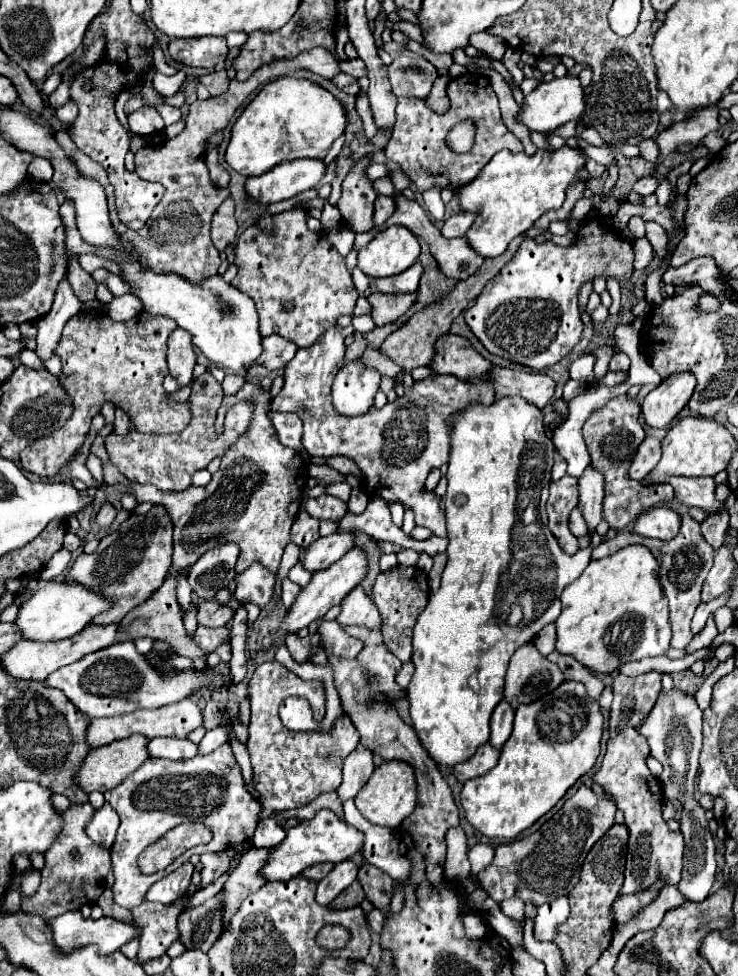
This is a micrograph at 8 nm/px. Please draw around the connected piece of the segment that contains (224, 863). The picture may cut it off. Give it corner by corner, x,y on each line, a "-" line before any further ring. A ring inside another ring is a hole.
239,843
235,845
233,849
227,849
225,853
217,855
217,853
207,853
207,855
201,855
201,863
203,863
203,879
201,879
201,885
209,885
213,881
219,879
221,873
225,873
229,869
229,861
235,853
239,853
243,847
249,849
249,843

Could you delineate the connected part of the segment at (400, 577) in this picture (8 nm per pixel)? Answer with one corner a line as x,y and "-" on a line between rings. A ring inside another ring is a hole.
397,565
389,571
381,571
375,579
373,587
373,603
381,611
383,617
383,641
387,649
399,657
403,663
411,661
413,655
413,625
419,617
419,613
427,607
429,601
429,581
427,575
419,567
405,567

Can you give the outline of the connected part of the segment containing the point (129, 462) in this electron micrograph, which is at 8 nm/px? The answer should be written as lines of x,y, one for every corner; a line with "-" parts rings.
197,397
195,403
191,403
191,421
181,433
167,433
167,435
141,433
131,423
127,435
113,433
111,437
107,437
105,447
111,457
111,463
127,479
137,483
151,483
163,491
183,491
191,485
191,473
207,467
207,463
213,457
222,457
231,443
239,435
243,435
243,431
247,429
249,417
251,417
251,403
239,401
226,414
222,435
217,435
213,429
213,423
203,423
203,401
201,397

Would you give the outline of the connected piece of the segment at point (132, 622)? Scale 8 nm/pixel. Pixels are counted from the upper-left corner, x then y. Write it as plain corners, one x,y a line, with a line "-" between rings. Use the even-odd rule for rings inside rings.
183,569
183,571
175,571
175,573
169,573
167,579
163,581
163,585
147,599
143,601
141,605
137,605
135,609
131,609
131,613
123,619
123,627
127,627
127,635
123,635
123,641
131,639
139,639
139,637
151,637
151,639
163,639
167,641
175,653
179,655
185,655
189,659
193,657
199,657
199,655
205,655
203,651
199,651
199,647
191,641
191,637
187,635
185,627
183,627
183,621
181,621
181,607
177,603
177,583
181,577
187,577
189,575
189,569

